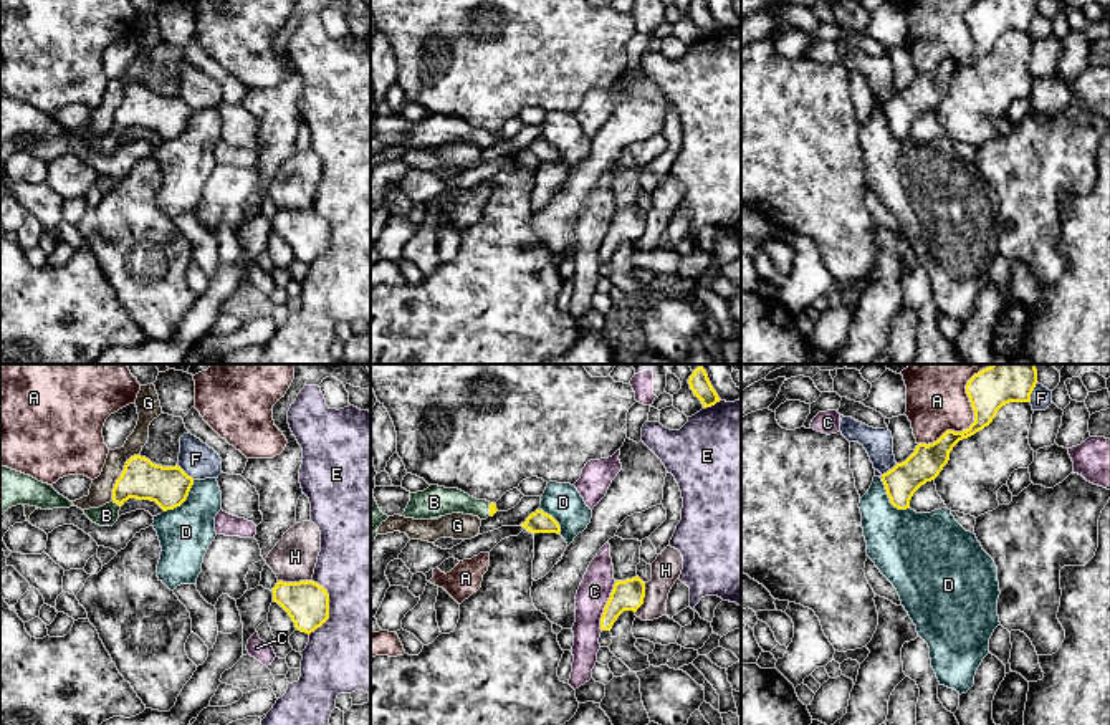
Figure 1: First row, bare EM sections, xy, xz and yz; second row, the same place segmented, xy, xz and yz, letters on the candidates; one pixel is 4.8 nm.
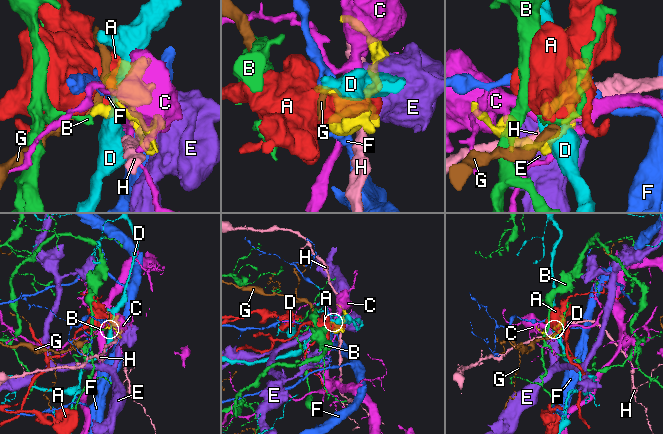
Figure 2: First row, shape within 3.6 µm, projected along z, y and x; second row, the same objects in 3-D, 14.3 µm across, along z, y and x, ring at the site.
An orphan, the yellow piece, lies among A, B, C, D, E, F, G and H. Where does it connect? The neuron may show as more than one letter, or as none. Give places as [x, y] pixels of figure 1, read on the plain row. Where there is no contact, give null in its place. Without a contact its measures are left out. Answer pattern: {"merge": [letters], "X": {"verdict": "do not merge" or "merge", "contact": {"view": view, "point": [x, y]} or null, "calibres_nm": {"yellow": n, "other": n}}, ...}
{"merge": ["B"], "A": {"verdict": "do not merge", "contact": {"view": "yz", "point": [973, 52]}, "calibres_nm": {"yellow": 200, "other": 300}}, "B": {"verdict": "merge", "contact": {"view": "xy", "point": [116, 131]}, "calibres_nm": {"yellow": 200, "other": 110}}, "C": {"verdict": "do not merge", "contact": {"view": "xz", "point": [606, 235]}, "calibres_nm": {"yellow": 150, "other": 160}}, "D": {"verdict": "do not merge", "contact": {"view": "yz", "point": [890, 129]}, "calibres_nm": {"yellow": 160, "other": 360}}, "E": {"verdict": "do not merge", "contact": {"view": "xy", "point": [328, 237]}, "calibres_nm": {"yellow": 220, "other": 440}}, "F": {"verdict": "do not merge", "contact": {"view": "yz", "point": [1031, 22]}, "calibres_nm": {"yellow": 200, "other": 110}}, "G": {"verdict": "do not merge", "contact": {"view": "xy", "point": [121, 105]}, "calibres_nm": {"yellow": 200, "other": 110}}, "H": {"verdict": "do not merge", "contact": {"view": "xy", "point": [295, 212]}, "calibres_nm": {"yellow": 220, "other": 220}}}

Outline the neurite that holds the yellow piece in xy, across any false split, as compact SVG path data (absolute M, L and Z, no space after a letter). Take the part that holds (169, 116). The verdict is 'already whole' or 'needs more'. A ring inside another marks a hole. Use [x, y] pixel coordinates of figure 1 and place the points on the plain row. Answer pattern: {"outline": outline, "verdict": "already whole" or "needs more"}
{"outline": "M131 86L112 118L112 129L99 137L83 139L99 156L112 156L119 147L121 136L129 129L155 131L164 141L180 136L194 114L179 94L162 96L149 88Z", "verdict": "needs more"}

